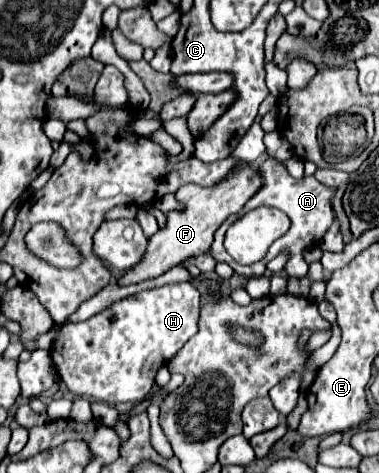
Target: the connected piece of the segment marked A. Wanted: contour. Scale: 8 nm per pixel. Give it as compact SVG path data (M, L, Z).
M267 157L267 159L257 167L257 173L259 173L259 177L261 177L261 187L259 187L259 191L245 203L243 213L247 213L247 211L251 211L251 209L255 209L255 207L259 207L259 205L277 207L277 209L281 209L281 211L291 219L289 231L287 231L283 237L279 237L279 239L275 240L275 243L272 243L269 247L267 257L263 257L263 259L257 261L255 265L239 265L239 263L235 263L235 259L233 259L231 255L227 255L227 251L223 249L225 231L227 231L229 225L233 225L233 221L237 219L237 215L231 215L231 217L215 231L215 241L213 241L209 253L211 253L217 261L229 263L229 265L235 269L235 273L241 275L241 277L251 277L251 275L253 275L253 277L259 277L259 275L263 275L267 261L271 261L273 257L277 257L277 255L281 255L281 253L287 253L289 259L287 259L287 263L285 263L285 267L283 267L283 273L287 273L289 277L307 277L307 263L305 263L305 259L303 259L303 251L305 251L307 247L319 245L321 239L323 239L323 235L325 235L327 229L331 227L333 217L335 217L335 215L333 215L333 207L331 207L331 197L335 195L337 189L319 183L313 175L303 177L303 179L295 179L295 177L291 177L291 175L285 171L285 167L281 167L281 163L279 163L277 159L273 159L273 157Z

